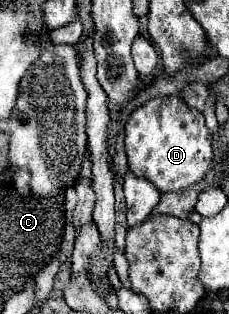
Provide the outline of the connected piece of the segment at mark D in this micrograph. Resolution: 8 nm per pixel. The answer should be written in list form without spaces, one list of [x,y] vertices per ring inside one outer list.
[[[179,96],[153,98],[139,106],[125,124],[125,152],[129,170],[149,180],[159,192],[183,192],[201,182],[213,162],[211,134],[197,108],[187,106]]]

